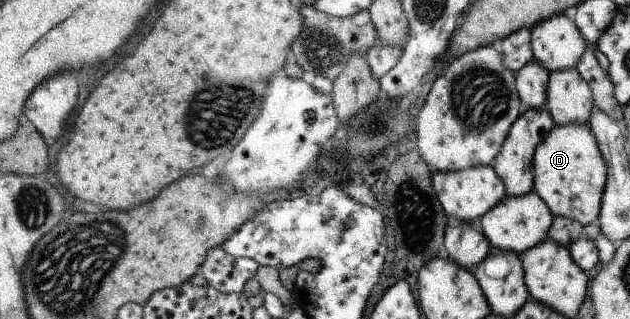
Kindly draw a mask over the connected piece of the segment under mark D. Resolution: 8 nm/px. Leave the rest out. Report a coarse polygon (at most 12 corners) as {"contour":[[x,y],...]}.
{"contour":[[587,124],[536,148],[535,192],[555,216],[595,222],[608,164]]}

